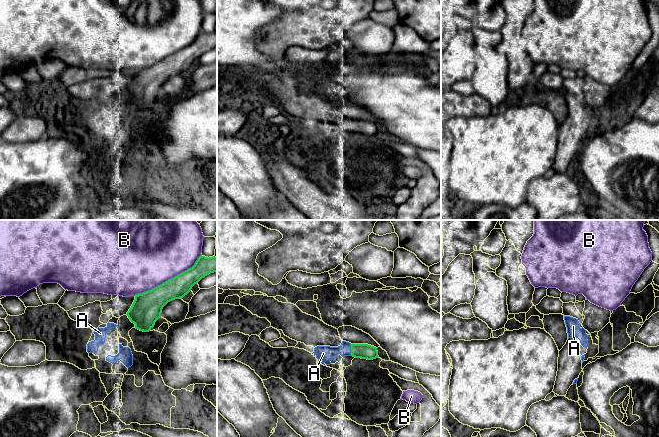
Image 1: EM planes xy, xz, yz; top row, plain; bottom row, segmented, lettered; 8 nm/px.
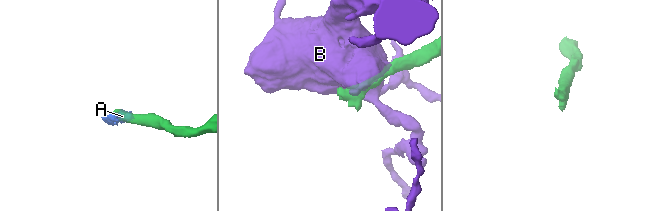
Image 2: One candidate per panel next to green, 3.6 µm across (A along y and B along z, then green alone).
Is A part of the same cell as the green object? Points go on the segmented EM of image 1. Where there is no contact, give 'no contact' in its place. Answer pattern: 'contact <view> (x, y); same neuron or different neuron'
contact xz (351, 350); same neuron

